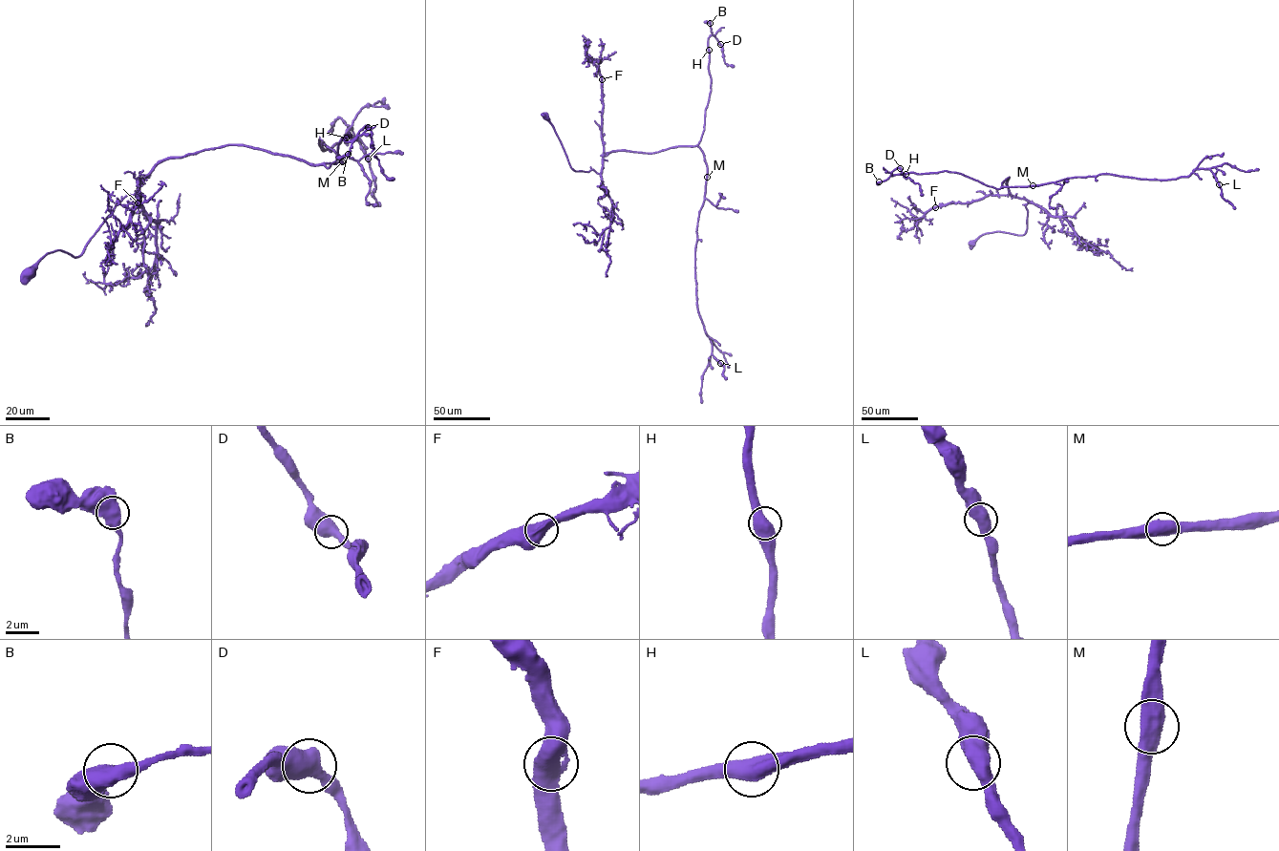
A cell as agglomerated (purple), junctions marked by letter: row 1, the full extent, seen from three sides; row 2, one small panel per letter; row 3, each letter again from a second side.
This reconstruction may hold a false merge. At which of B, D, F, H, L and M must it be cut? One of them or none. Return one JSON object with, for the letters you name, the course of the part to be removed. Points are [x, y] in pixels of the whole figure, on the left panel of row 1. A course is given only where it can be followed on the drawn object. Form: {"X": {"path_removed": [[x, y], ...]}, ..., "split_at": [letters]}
{"split_at": []}

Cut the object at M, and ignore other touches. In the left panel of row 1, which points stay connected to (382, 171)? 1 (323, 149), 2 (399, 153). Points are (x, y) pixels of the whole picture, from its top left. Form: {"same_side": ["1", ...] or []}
{"same_side": []}

